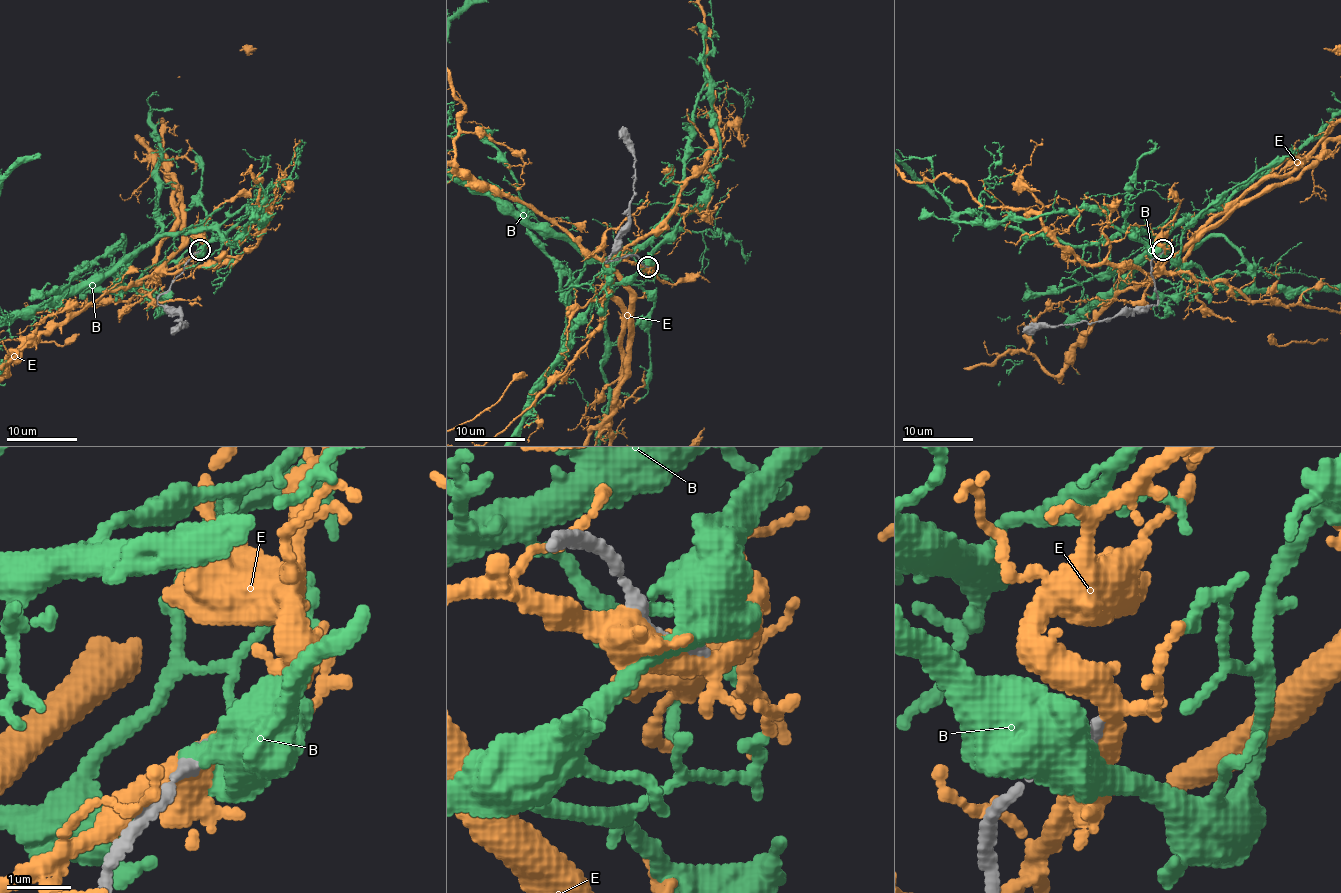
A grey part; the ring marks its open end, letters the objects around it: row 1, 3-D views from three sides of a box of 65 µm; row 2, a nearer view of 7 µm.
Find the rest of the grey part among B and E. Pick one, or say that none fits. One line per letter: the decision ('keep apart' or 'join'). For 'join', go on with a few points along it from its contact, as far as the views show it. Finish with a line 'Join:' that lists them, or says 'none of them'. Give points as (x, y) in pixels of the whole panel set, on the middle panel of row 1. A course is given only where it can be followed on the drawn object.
B: keep apart
E: keep apart
Join: none of them

